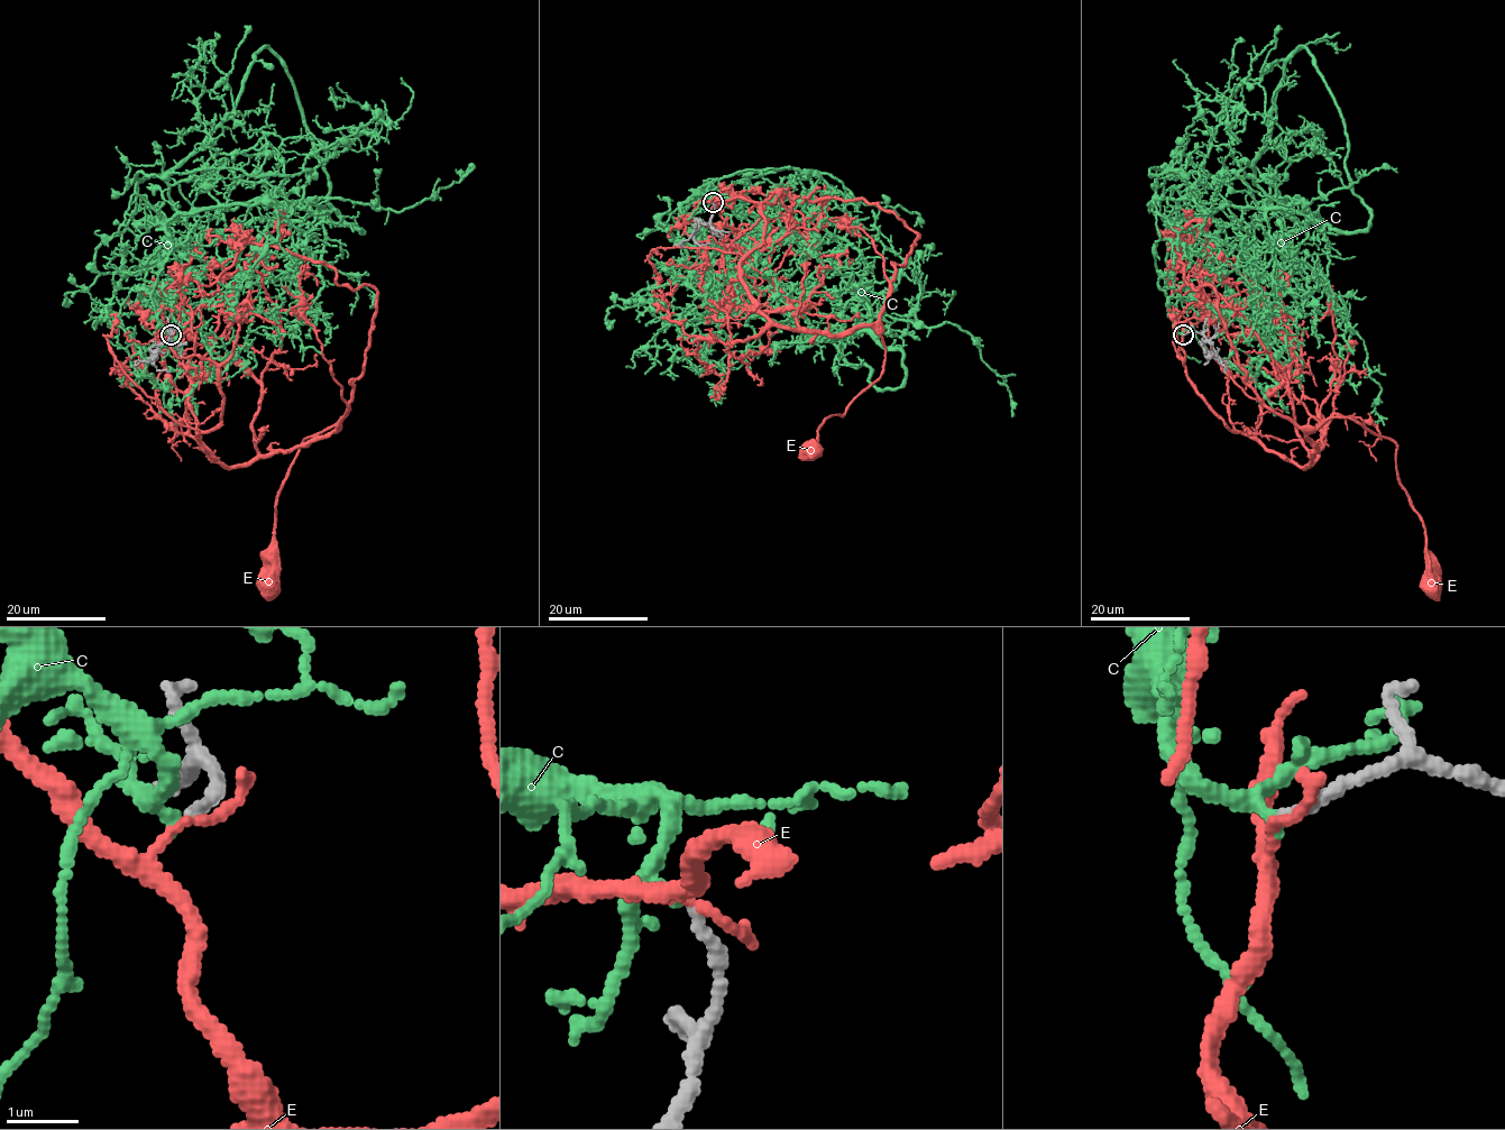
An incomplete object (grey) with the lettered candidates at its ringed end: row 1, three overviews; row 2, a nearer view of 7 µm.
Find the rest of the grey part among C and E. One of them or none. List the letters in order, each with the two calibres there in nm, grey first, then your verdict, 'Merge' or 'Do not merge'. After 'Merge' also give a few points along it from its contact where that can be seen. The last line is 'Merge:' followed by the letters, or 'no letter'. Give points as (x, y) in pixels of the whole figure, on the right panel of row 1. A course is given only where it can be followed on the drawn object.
C: Thickness 140 nm (grey) against 160 nm. Merge. Its course: (1183, 334), (1158, 168), (1253, 175), (1279, 212), (1397, 172)
E: Thickness 160 nm (grey) against 160 nm. Do not merge
Merge: C

